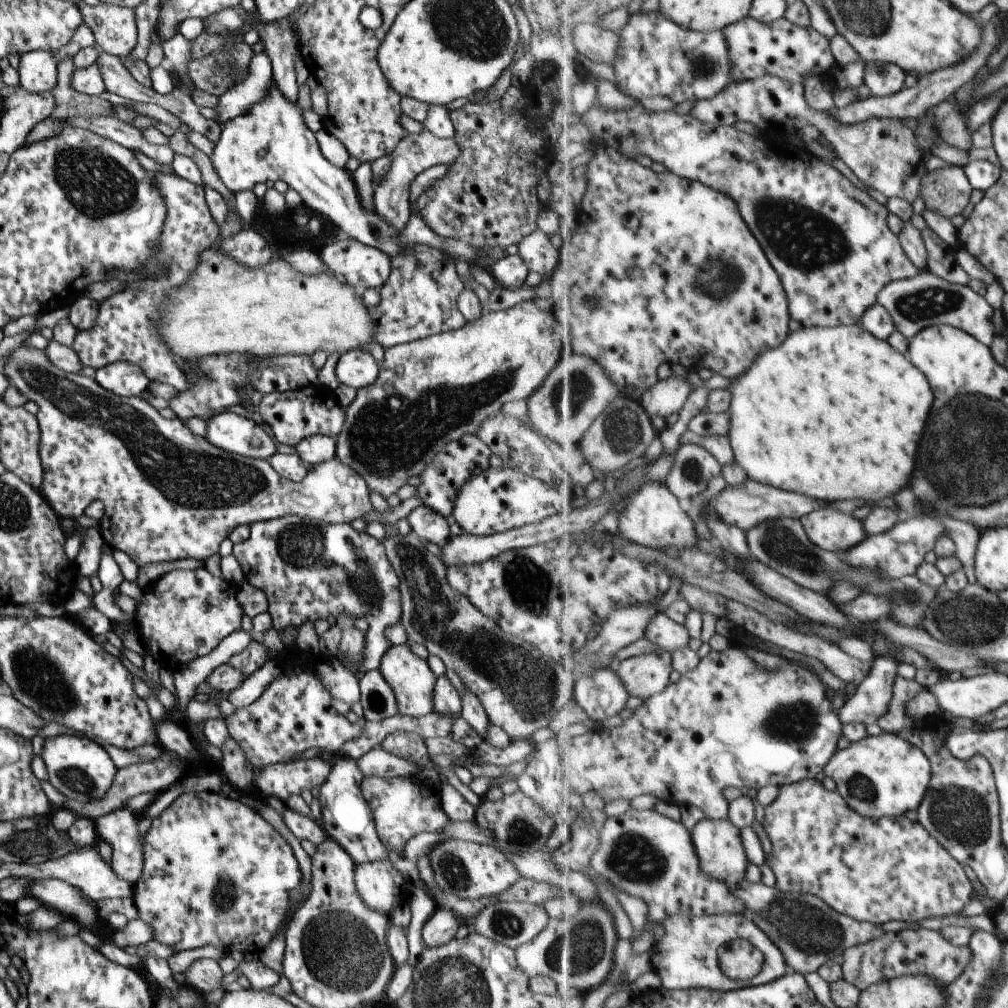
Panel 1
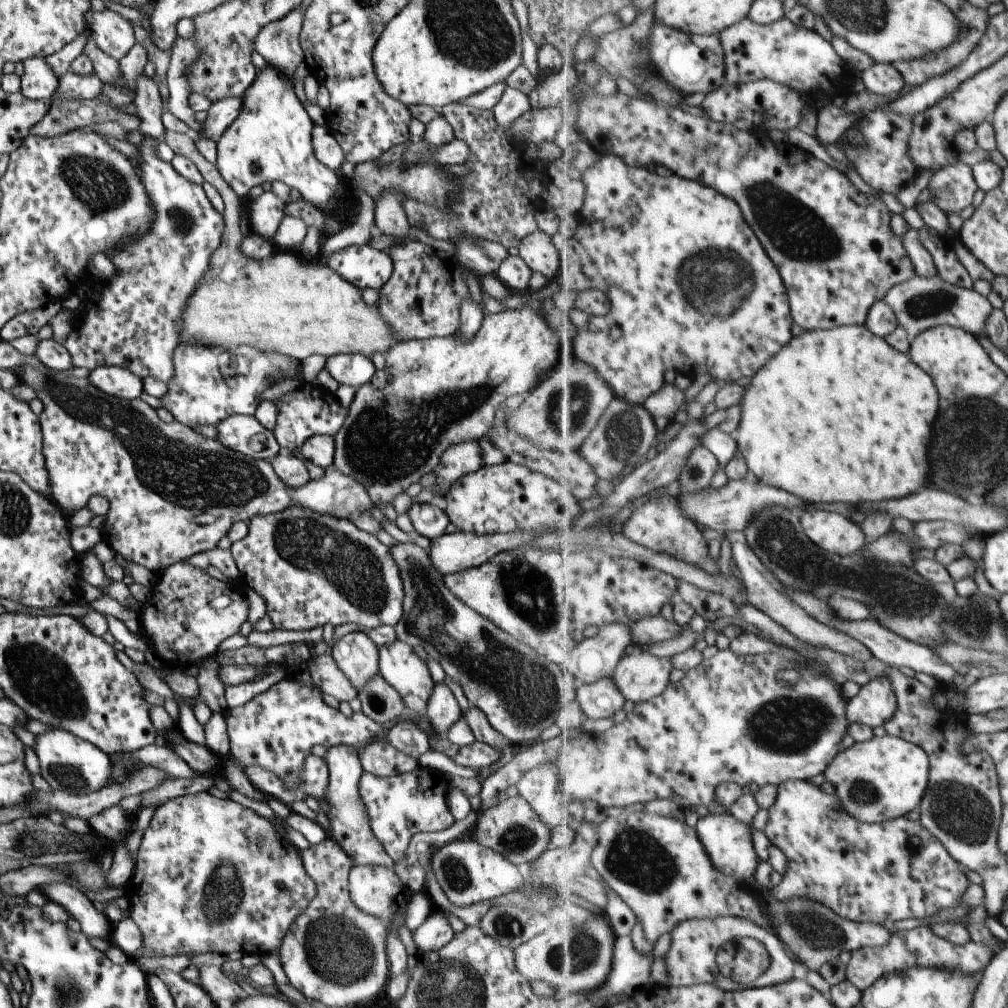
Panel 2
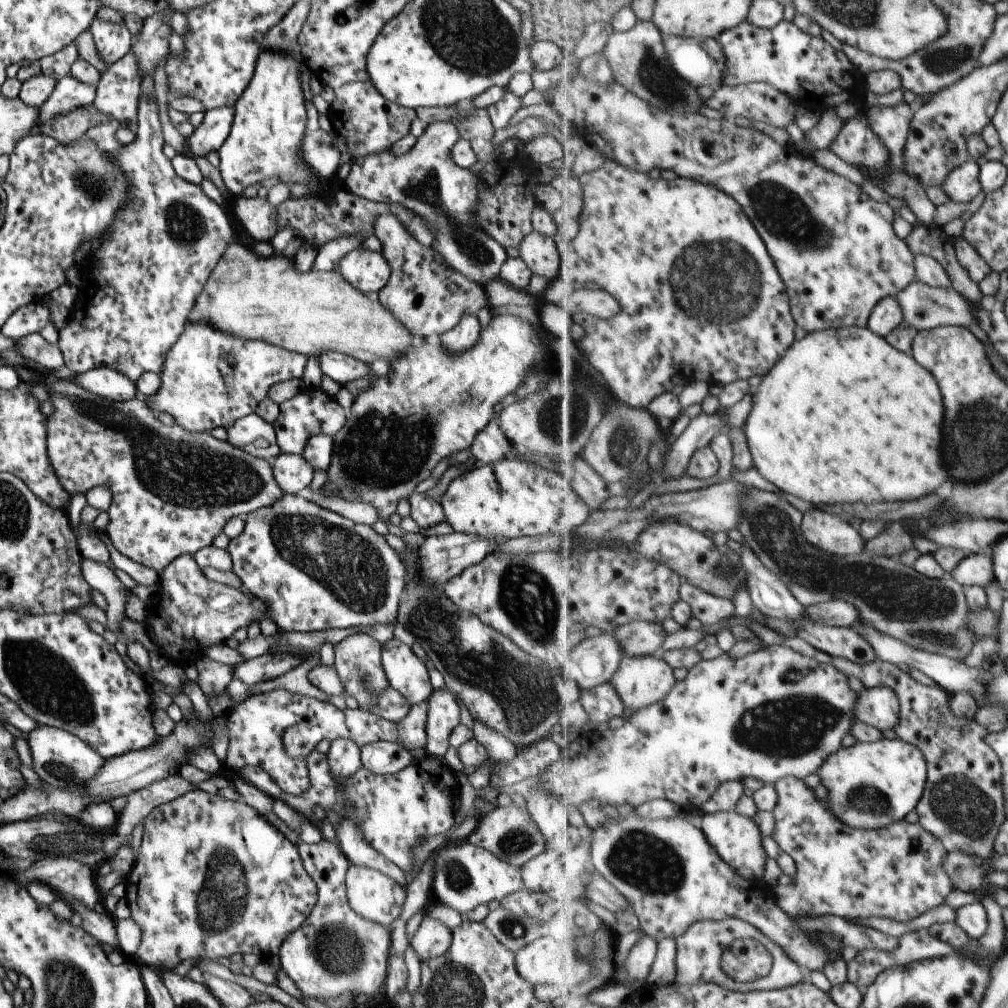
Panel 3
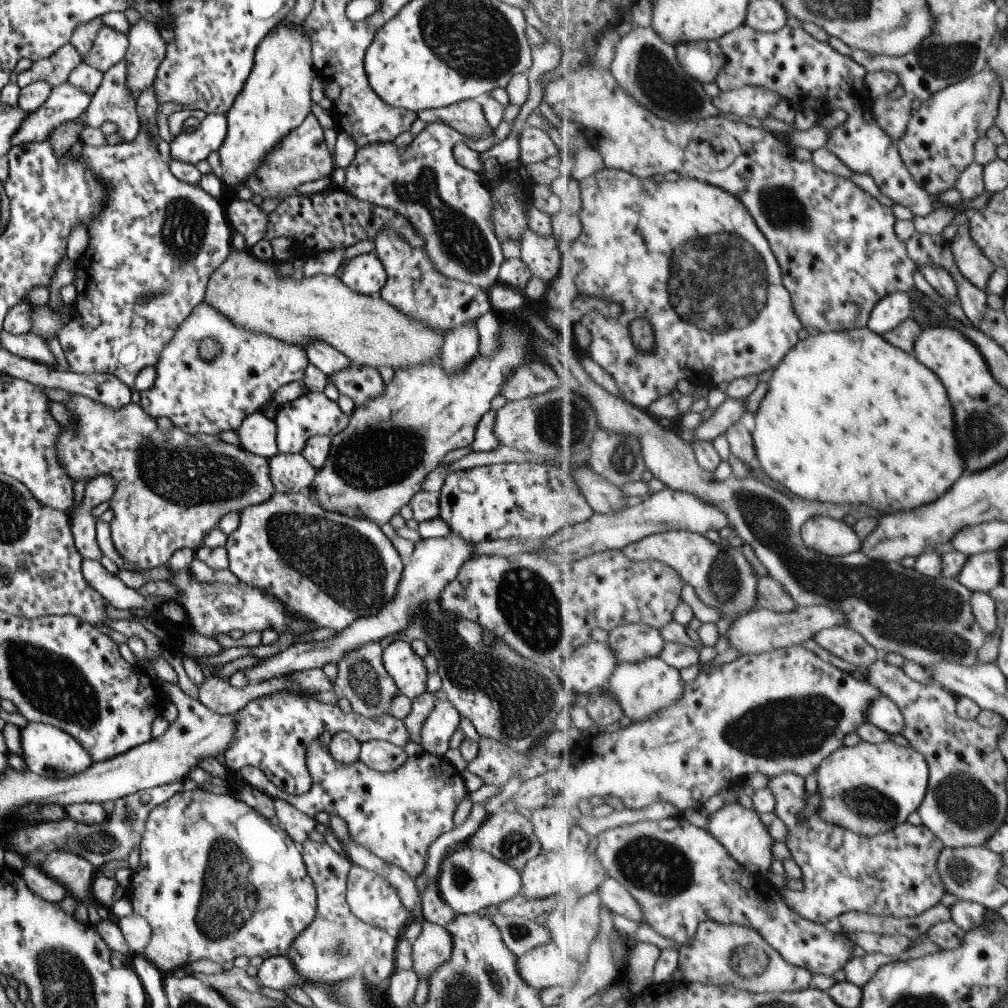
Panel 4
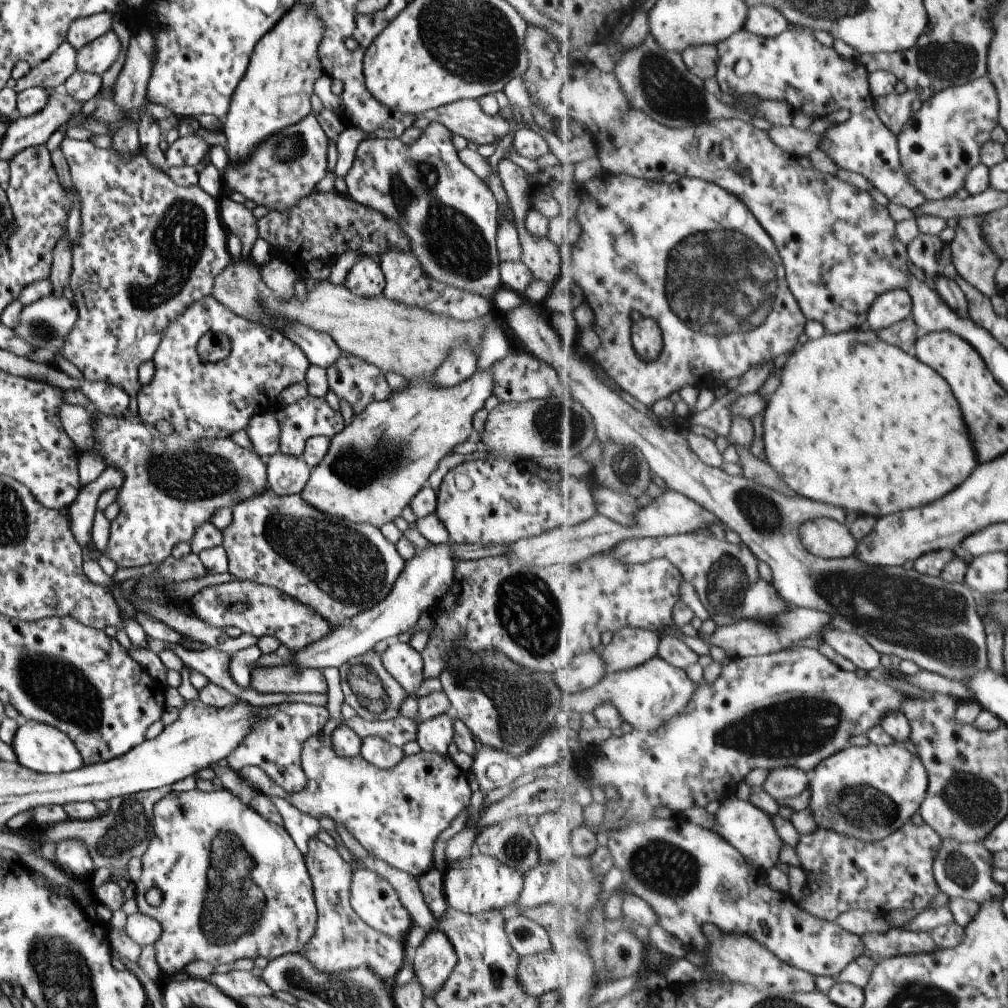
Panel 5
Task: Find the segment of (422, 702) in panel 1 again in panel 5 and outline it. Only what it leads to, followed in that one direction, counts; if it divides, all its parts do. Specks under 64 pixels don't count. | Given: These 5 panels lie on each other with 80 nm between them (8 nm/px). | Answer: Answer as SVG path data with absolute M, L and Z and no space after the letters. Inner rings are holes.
M395 642L378 656L383 669L404 688L408 696L415 696L423 681L422 659L408 643Z

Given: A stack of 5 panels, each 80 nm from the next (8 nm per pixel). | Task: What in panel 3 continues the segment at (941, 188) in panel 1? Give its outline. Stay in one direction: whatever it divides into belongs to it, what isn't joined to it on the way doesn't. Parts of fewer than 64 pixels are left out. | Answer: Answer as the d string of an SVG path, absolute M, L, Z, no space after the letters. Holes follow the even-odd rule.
M969 160L957 167L941 186L949 197L949 202L971 202L984 190L980 181L980 162Z

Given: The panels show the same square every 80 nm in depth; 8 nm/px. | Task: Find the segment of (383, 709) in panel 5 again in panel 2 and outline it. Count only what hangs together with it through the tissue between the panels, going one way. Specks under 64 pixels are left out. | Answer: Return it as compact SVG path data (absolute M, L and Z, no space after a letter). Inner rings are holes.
M352 631L333 642L329 655L357 692L378 674L378 647L363 632Z

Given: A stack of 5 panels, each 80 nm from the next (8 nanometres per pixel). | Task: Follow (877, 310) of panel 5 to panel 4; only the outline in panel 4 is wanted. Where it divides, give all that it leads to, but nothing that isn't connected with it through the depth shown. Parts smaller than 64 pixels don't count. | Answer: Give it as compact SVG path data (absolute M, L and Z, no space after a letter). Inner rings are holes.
M910 293L888 294L873 309L868 327L877 334L884 336L886 332L895 330L902 322L914 316L914 300Z

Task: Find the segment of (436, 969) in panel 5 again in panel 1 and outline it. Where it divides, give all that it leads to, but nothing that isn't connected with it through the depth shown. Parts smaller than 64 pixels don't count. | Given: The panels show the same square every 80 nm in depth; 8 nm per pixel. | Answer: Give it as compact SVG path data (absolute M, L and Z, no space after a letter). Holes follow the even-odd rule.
M437 906L421 927L420 937L424 948L438 947L449 942L457 935L460 924L461 918L450 909Z

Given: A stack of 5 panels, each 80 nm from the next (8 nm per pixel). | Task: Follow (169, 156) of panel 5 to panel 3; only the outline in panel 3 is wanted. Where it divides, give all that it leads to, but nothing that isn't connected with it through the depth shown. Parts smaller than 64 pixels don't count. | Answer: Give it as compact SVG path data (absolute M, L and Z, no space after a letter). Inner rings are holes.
M232 107L214 108L203 113L199 126L184 140L186 150L193 157L204 157L207 152L216 151L227 136L233 118Z

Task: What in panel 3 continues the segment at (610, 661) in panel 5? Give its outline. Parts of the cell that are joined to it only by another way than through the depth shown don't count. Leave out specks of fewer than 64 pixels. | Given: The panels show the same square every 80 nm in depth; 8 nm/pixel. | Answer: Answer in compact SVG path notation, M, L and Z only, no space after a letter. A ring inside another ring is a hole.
M649 621L621 625L613 634L622 646L623 658L661 654L668 635L659 623Z

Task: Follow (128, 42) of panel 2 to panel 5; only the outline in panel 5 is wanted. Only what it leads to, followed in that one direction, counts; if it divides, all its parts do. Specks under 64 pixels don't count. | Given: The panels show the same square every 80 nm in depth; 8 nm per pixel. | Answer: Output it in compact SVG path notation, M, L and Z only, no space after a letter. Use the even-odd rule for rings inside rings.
M109 30L76 51L76 70L100 76L113 64L120 48L116 35Z

